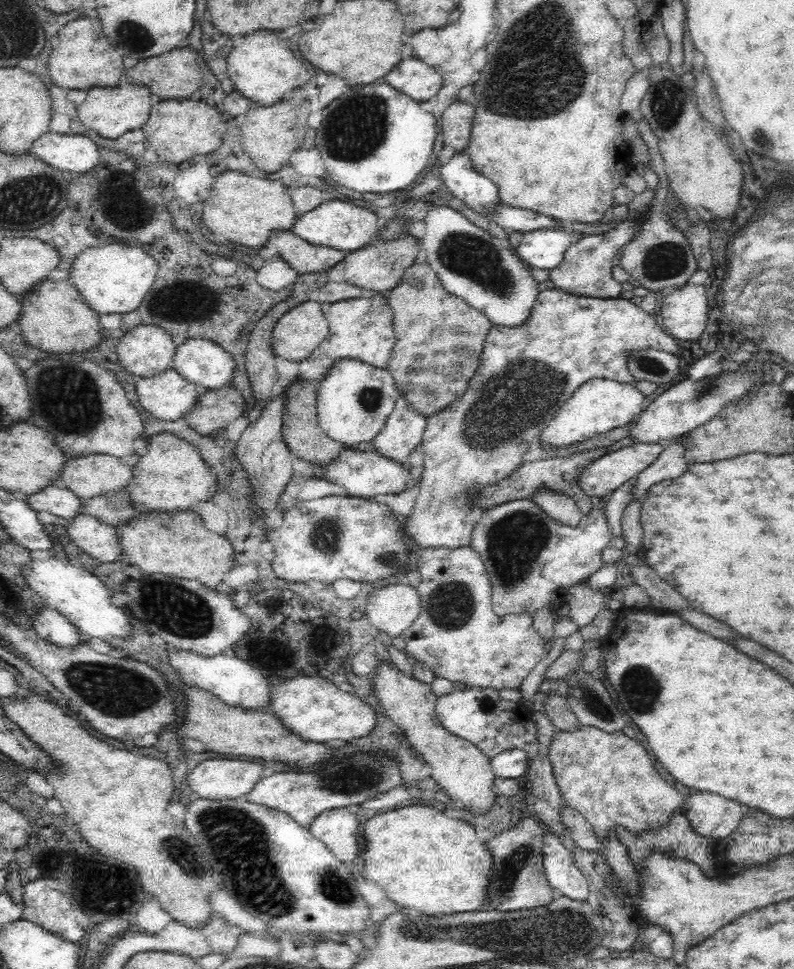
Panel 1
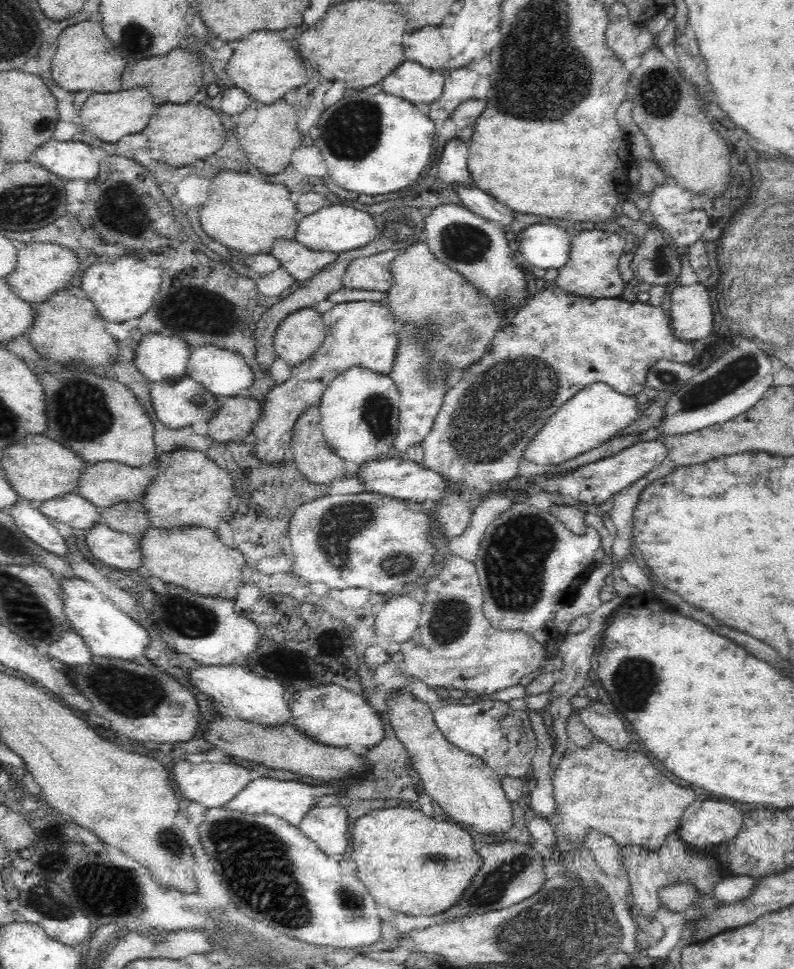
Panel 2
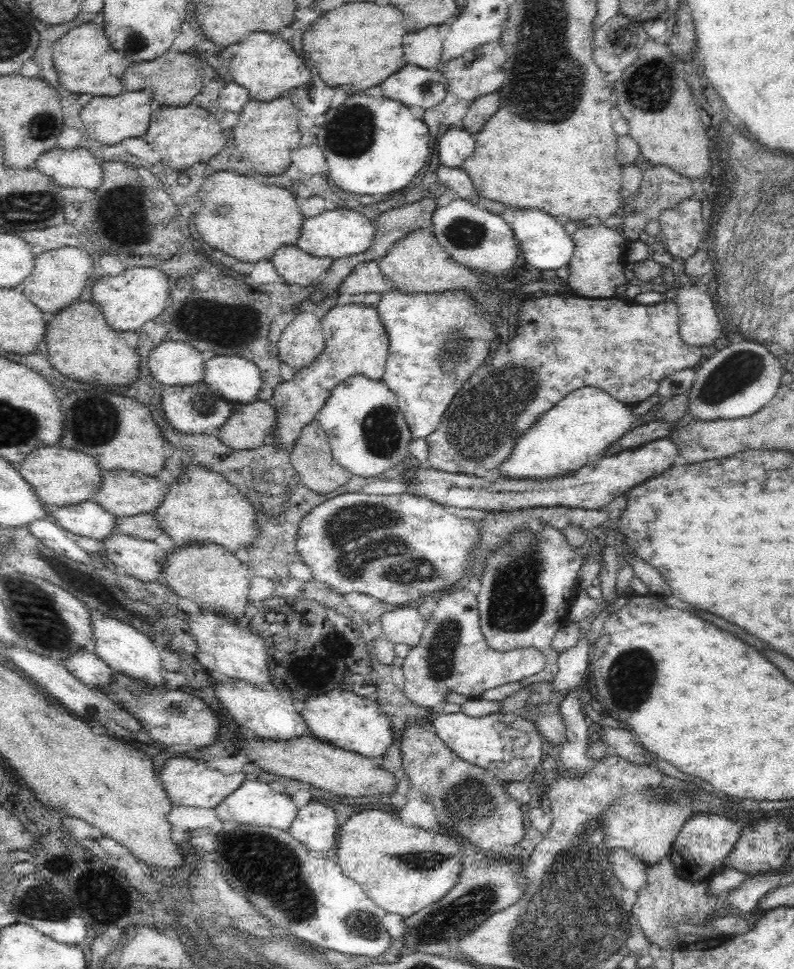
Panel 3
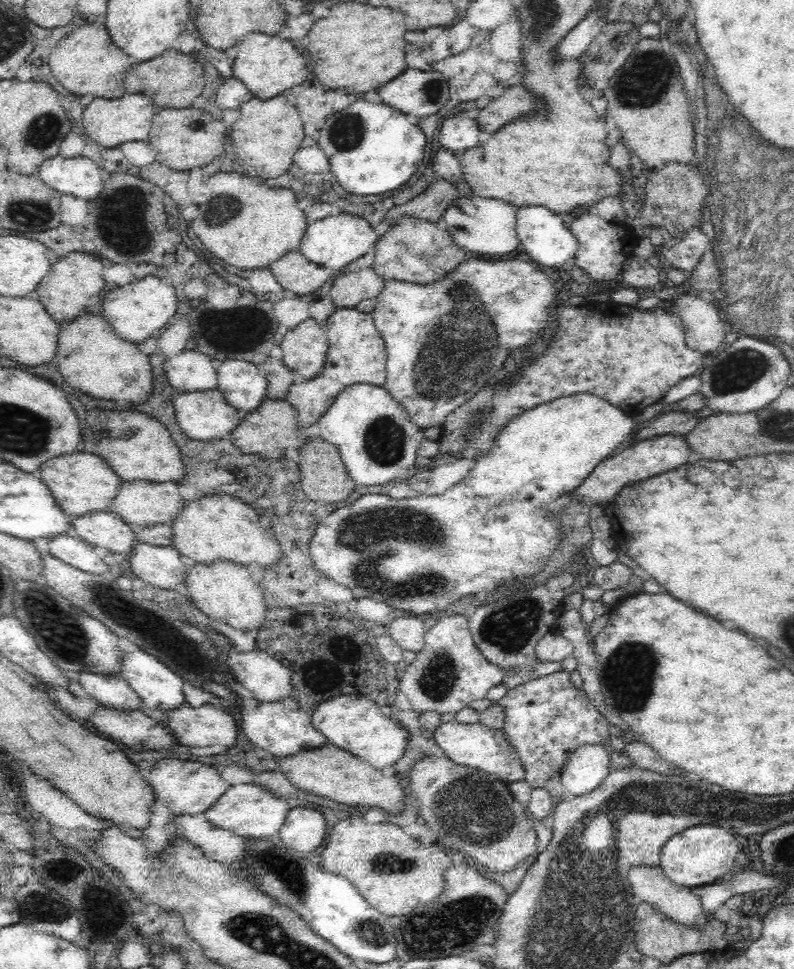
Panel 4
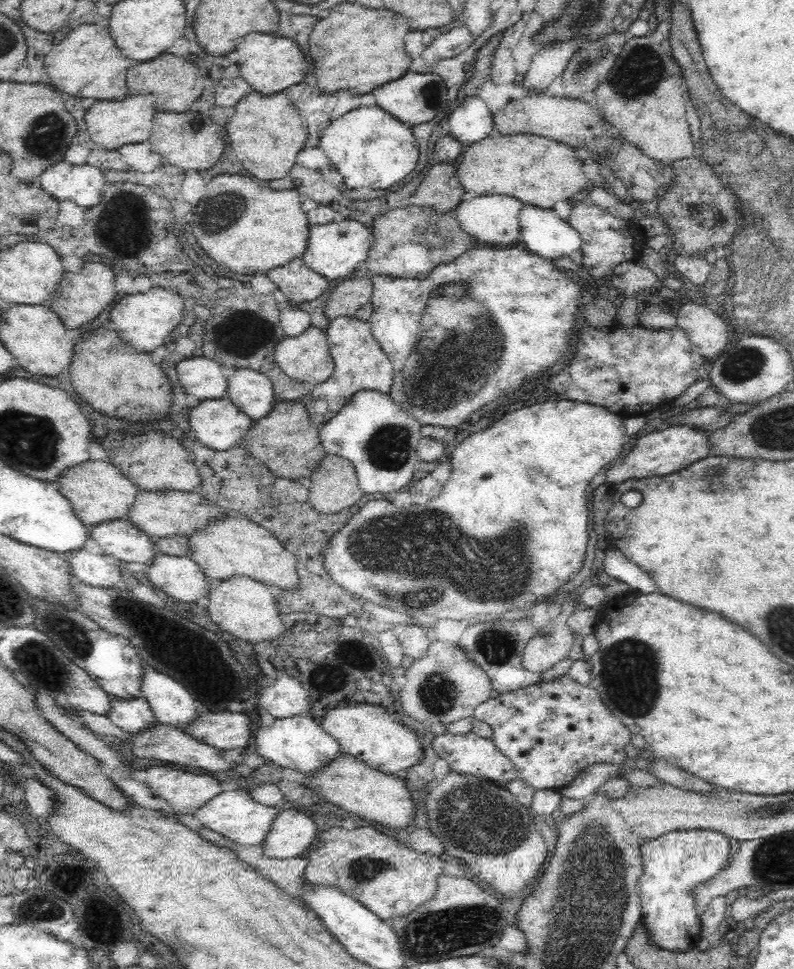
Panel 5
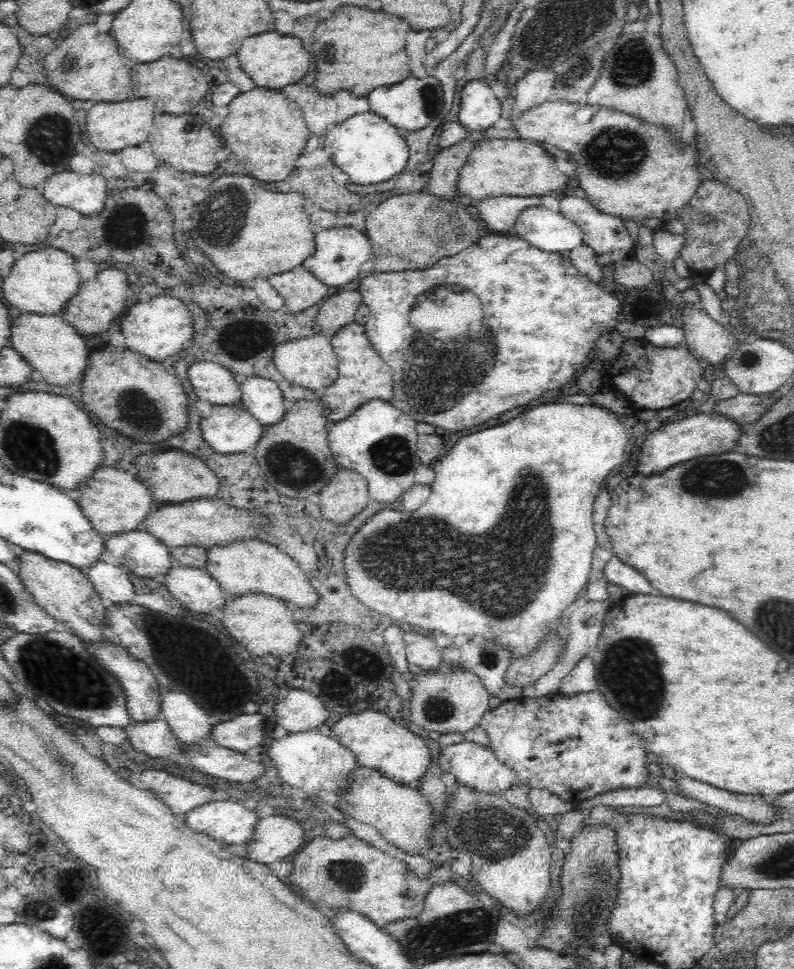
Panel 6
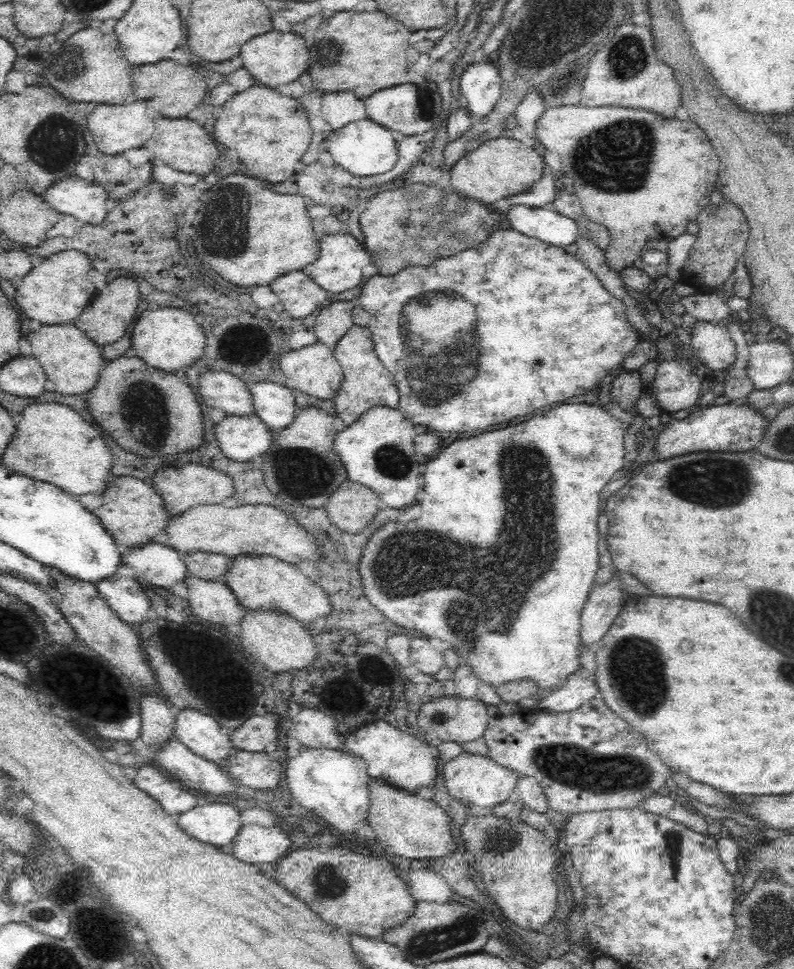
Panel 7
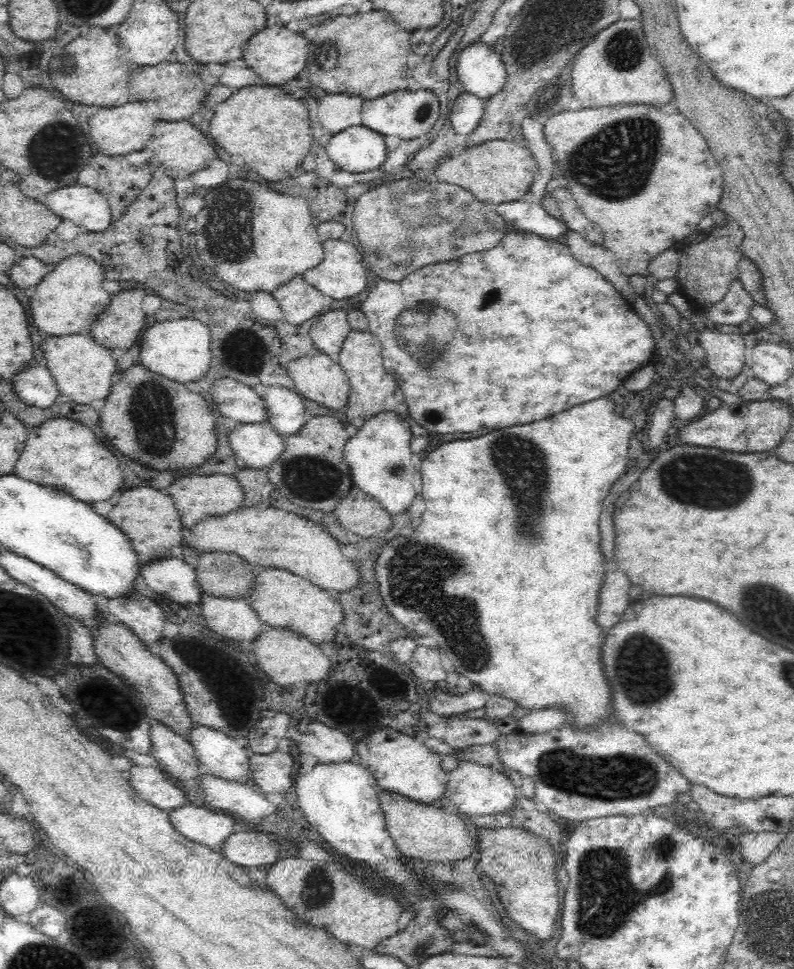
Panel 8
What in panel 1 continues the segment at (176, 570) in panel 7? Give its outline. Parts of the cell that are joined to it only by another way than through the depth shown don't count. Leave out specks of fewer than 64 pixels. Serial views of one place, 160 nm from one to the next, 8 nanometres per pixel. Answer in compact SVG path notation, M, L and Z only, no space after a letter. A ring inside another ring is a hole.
M62 484L44 488L42 492L24 498L37 514L47 512L71 521L75 516L83 513L82 500Z

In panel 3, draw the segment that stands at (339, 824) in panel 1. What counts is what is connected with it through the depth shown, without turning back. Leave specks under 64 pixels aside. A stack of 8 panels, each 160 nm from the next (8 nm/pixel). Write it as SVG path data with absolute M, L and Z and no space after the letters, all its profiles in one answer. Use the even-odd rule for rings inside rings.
M309 802L297 810L288 833L308 850L324 852L336 842L337 817L332 808Z

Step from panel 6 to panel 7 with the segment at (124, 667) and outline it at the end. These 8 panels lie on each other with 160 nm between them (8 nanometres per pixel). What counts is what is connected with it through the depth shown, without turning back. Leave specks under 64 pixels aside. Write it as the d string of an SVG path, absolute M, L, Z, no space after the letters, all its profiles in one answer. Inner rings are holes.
M152 693L142 695L141 708L141 740L147 750L161 749L175 734L175 712L164 697Z

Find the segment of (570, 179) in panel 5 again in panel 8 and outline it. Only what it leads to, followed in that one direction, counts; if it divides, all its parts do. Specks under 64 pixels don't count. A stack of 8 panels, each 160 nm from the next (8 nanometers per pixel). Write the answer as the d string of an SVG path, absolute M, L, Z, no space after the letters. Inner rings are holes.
M490 140L478 146L468 146L458 156L446 154L434 172L441 183L456 184L470 191L481 205L495 206L519 201L529 192L537 172L537 162L529 147L519 141Z

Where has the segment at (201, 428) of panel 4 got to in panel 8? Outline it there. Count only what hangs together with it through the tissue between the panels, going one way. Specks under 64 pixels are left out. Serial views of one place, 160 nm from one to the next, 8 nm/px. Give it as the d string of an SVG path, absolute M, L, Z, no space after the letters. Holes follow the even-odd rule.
M268 420L238 425L229 432L229 443L238 462L248 468L269 467L286 450L284 436Z

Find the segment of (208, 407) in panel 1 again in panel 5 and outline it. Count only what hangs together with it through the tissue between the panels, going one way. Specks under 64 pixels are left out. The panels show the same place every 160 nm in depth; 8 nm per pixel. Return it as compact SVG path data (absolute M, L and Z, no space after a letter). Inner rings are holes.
M279 401L268 416L252 423L253 425L244 438L244 442L248 444L247 450L251 455L262 464L265 464L274 477L308 484L312 474L316 472L316 467L327 455L327 452L322 446L321 438L319 437L319 426L313 426L303 401Z

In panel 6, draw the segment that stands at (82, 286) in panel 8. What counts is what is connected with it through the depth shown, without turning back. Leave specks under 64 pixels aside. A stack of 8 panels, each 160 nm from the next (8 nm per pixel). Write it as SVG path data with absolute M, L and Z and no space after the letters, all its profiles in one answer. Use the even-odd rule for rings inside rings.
M55 248L26 253L16 260L10 269L10 276L3 280L1 288L4 298L21 313L40 316L61 314L65 304L77 294L83 284L80 273L74 267L76 260L69 252Z

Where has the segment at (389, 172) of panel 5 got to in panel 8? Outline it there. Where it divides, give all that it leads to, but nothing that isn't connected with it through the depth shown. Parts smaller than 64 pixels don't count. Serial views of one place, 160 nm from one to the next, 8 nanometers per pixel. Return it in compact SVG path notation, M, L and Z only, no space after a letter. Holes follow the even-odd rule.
M364 125L351 126L323 143L328 158L342 170L360 176L386 158L385 138Z

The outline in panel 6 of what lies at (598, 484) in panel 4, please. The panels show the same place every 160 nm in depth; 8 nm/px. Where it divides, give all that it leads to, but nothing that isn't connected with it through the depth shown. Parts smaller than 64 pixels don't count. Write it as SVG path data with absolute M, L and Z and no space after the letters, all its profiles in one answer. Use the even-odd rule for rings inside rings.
M698 412L681 420L663 422L654 429L654 432L648 432L646 435L637 465L638 474L648 477L652 473L665 472L670 466L696 456L733 451L739 444L742 426L729 416L722 416L717 412Z

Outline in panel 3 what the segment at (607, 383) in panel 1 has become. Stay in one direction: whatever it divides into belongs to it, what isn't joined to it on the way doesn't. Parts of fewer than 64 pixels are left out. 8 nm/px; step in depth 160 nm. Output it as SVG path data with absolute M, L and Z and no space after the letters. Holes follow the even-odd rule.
M582 387L572 391L568 396L553 404L552 408L542 412L542 416L538 416L534 424L530 424L530 428L526 428L516 438L512 452L495 469L496 480L500 480L500 477L503 480L556 480L558 477L580 472L580 469L585 467L596 454L610 449L610 446L620 440L628 432L635 418L632 406L612 398L601 388Z

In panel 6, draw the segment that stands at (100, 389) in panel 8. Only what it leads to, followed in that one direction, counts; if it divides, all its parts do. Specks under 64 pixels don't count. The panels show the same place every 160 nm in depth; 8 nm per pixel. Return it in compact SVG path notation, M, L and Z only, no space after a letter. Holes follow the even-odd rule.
M21 313L18 318L11 320L10 342L10 346L33 366L33 370L38 370L48 384L71 386L82 382L91 350L83 336L63 319L62 314L40 316Z

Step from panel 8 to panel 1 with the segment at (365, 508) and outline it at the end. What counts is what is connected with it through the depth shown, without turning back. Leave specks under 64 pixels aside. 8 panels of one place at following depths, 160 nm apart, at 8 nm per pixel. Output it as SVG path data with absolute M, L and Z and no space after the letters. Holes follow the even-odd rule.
M294 383L287 387L287 401L283 414L282 434L289 450L298 458L317 464L320 468L333 463L345 449L340 443L335 443L319 428L317 419L317 391L316 383Z

